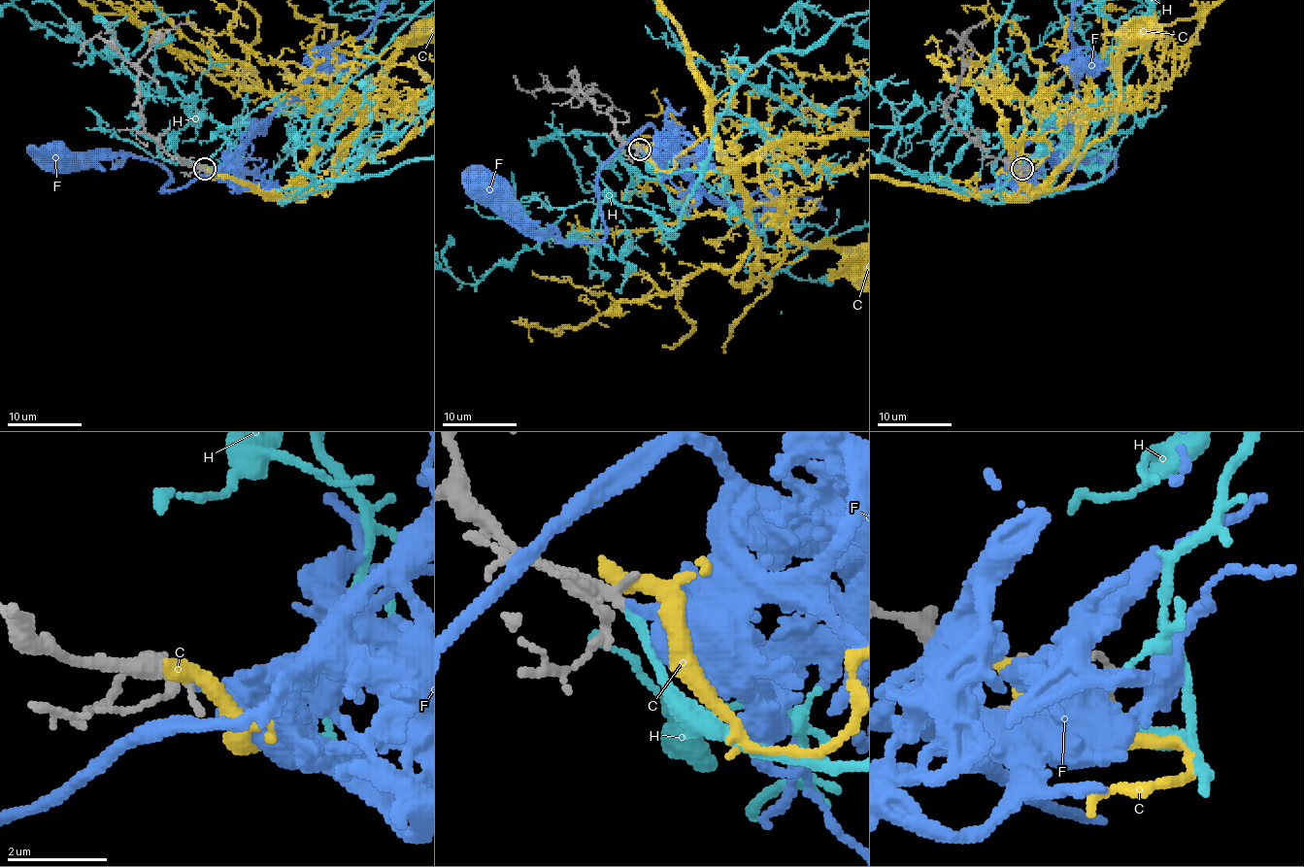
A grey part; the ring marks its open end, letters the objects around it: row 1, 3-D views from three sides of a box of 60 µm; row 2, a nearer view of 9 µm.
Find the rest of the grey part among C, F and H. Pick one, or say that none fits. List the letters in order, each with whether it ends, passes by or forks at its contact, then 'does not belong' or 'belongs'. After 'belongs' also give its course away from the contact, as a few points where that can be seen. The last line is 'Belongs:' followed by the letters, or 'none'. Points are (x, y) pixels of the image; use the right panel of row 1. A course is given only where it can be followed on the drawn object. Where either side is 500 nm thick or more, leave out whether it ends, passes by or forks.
C: it ends; does not belong
F: it ends; does not belong
H: it ends; belongs
Belongs: H

